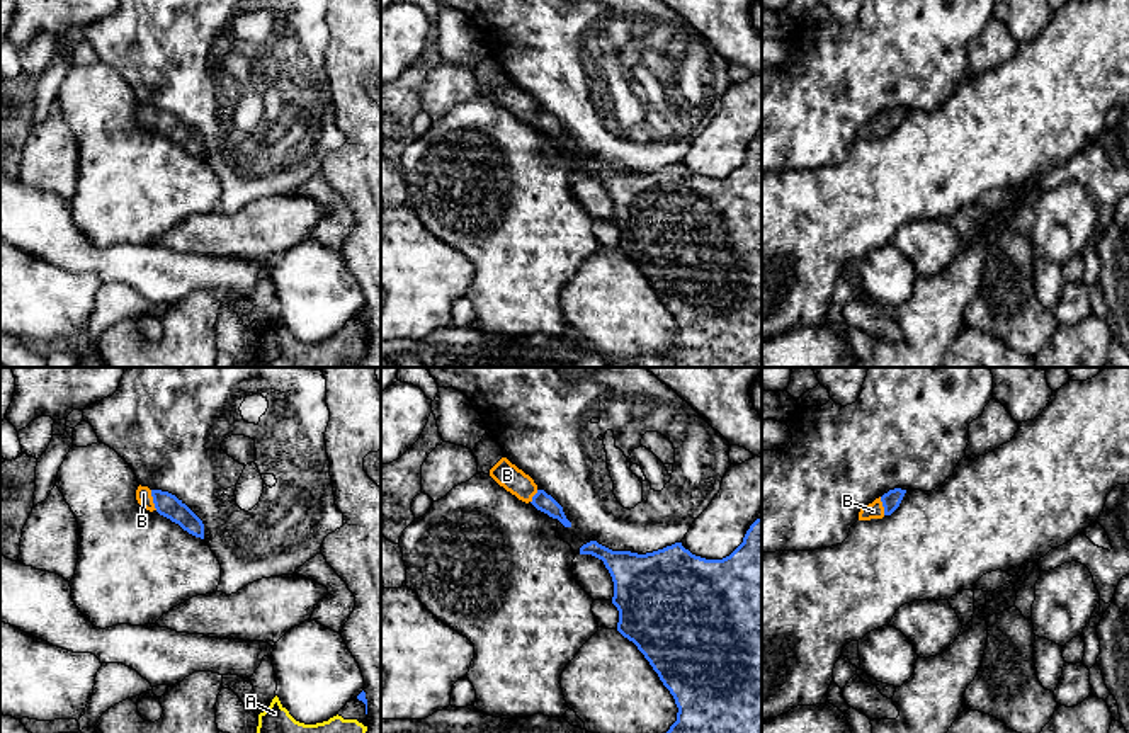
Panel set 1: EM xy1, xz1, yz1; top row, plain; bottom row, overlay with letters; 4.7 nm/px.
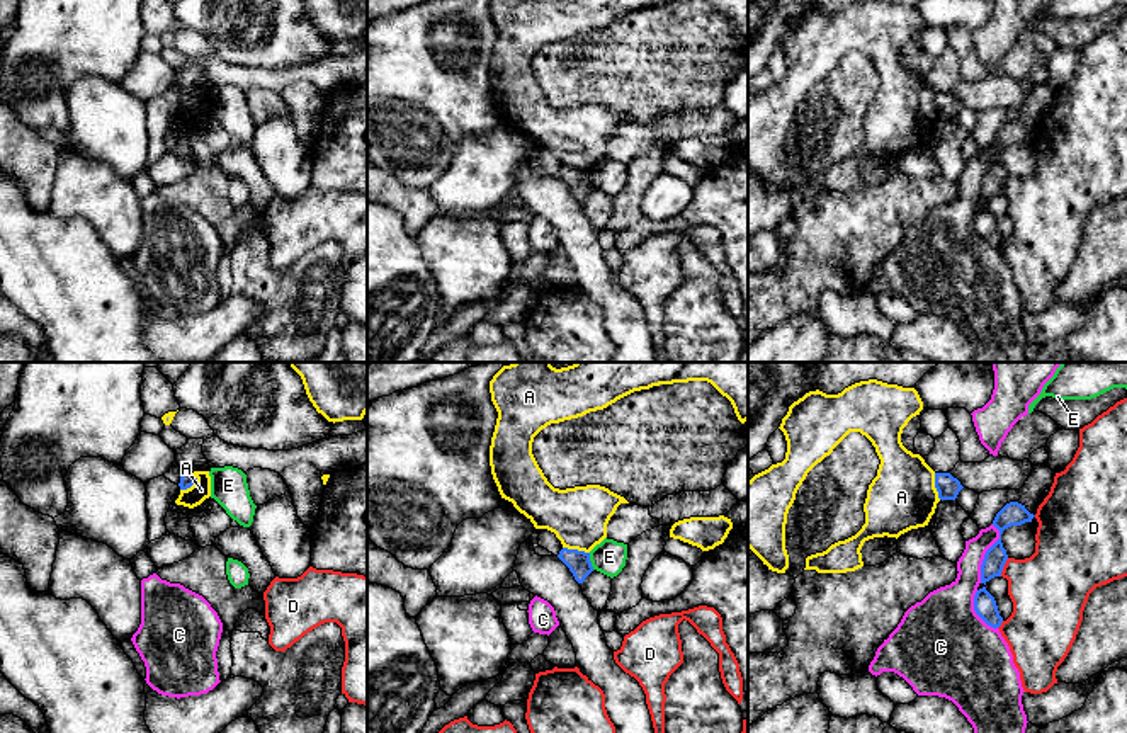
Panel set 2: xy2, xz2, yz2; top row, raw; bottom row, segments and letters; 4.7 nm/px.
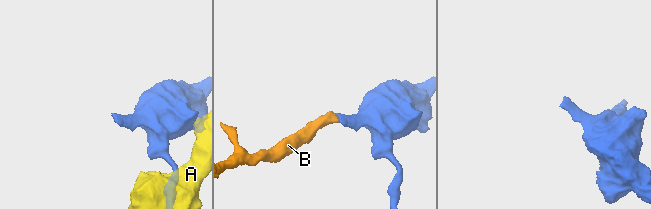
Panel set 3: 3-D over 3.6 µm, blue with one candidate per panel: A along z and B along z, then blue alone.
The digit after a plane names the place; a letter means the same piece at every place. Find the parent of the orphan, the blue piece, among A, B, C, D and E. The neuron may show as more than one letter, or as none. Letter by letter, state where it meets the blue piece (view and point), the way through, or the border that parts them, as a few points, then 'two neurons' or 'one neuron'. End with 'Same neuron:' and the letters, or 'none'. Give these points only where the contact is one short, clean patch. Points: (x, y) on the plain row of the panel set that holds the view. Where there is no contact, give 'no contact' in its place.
A: meets blue in xz2 at (577, 169); two neurons
B: meets blue in xy1 at (153, 119); runs through xy1 (169, 125), (153, 119), (143, 113); one neuron
C: meets blue in yz2 at (986, 172); two neurons
D: meets blue in yz2 at (1003, 184); two neurons
E: meets blue in xz2 at (590, 181); two neurons
Same neuron: B

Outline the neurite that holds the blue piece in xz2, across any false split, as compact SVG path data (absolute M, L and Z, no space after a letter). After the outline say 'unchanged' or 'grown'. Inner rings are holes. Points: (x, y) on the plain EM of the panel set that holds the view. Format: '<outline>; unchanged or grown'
M563 167L558 177L569 187L578 202L583 202L593 190L590 172Z; unchanged

